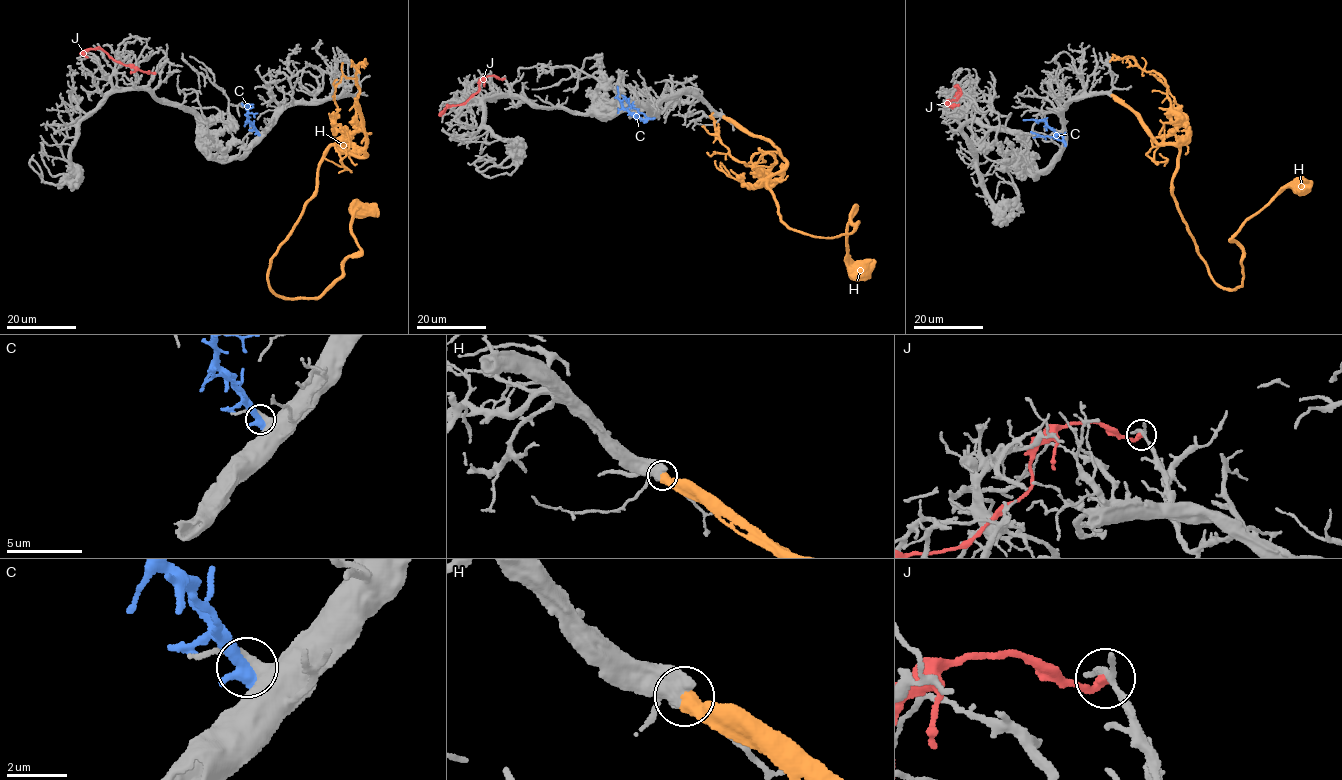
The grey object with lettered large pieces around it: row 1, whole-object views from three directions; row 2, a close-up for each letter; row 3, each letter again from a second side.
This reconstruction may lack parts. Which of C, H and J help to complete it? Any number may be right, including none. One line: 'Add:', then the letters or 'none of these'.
Add: H

